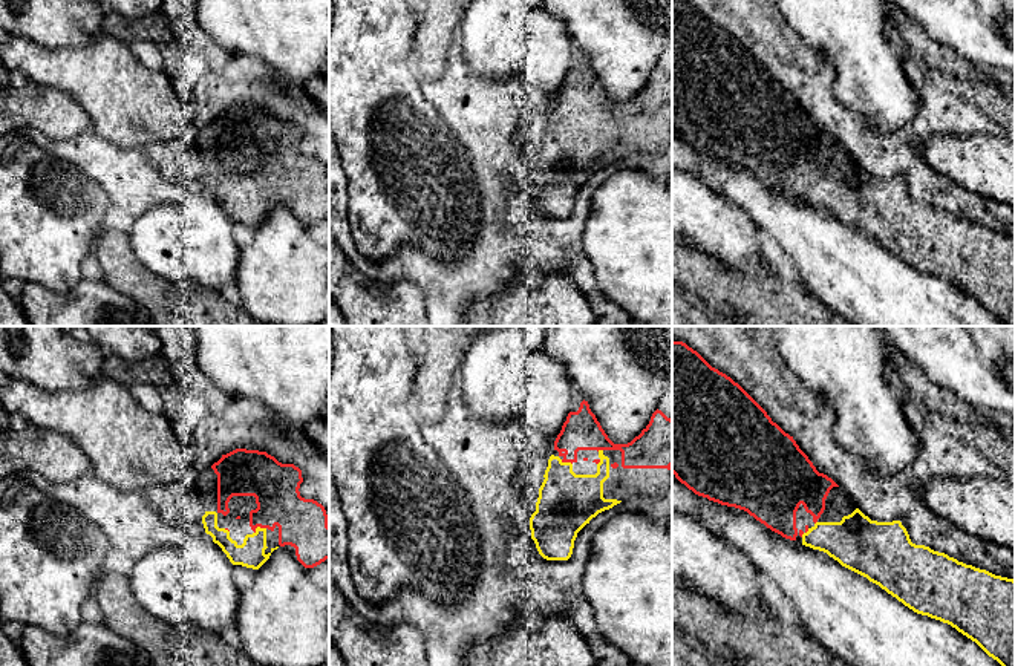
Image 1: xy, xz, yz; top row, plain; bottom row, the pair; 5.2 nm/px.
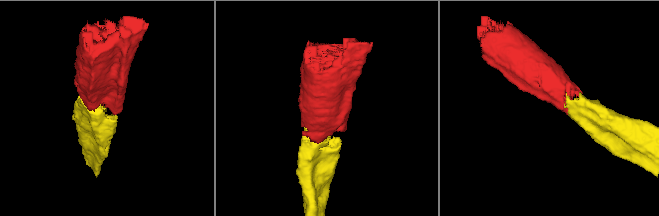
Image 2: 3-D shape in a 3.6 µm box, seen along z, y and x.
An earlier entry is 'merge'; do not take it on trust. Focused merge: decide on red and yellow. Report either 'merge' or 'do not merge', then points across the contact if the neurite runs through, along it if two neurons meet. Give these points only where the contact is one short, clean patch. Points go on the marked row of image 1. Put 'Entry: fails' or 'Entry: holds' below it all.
merge | across xy (302, 522), (264, 519), (257, 525), (257, 541), (251, 553)
Entry: holds

